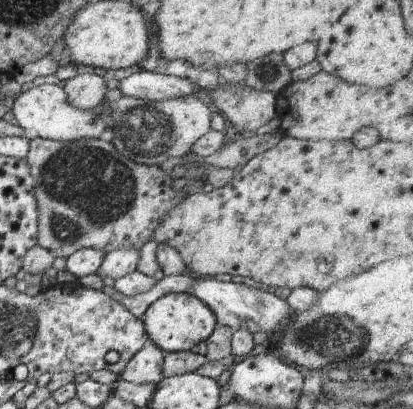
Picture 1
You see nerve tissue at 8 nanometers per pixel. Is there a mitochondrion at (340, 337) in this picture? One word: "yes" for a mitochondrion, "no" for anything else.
yes

